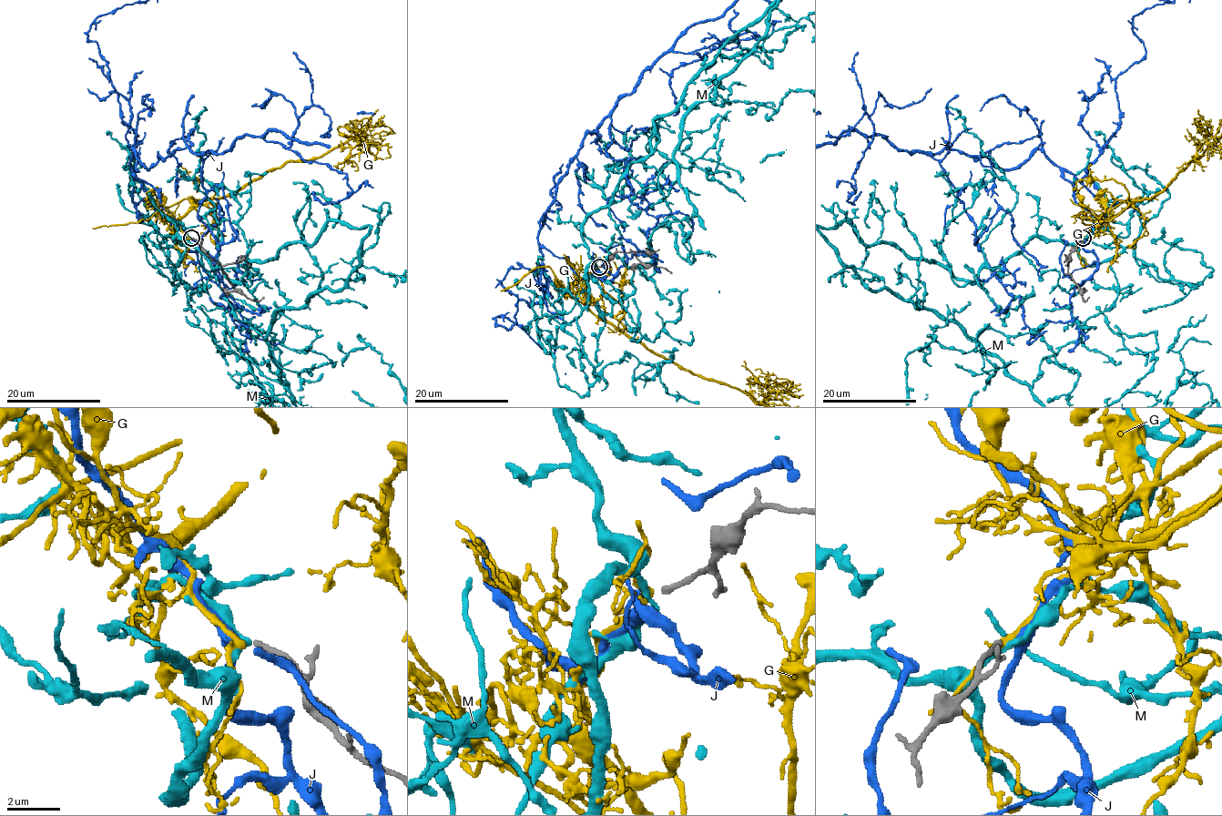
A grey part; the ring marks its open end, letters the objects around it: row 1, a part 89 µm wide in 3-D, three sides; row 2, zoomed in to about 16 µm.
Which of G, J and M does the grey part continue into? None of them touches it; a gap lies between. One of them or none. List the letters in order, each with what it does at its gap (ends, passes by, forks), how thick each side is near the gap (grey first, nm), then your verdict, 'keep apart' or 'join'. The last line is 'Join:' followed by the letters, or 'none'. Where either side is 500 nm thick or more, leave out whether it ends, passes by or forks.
G: it passes by; 220 nm thick on the grey side, 240 nm on the other; keep apart
J: it passes by; 220 nm thick on the grey side, 400 nm on the other; keep apart
M: it passes by; 220 nm thick on the grey side, 240 nm on the other; keep apart
Join: none

